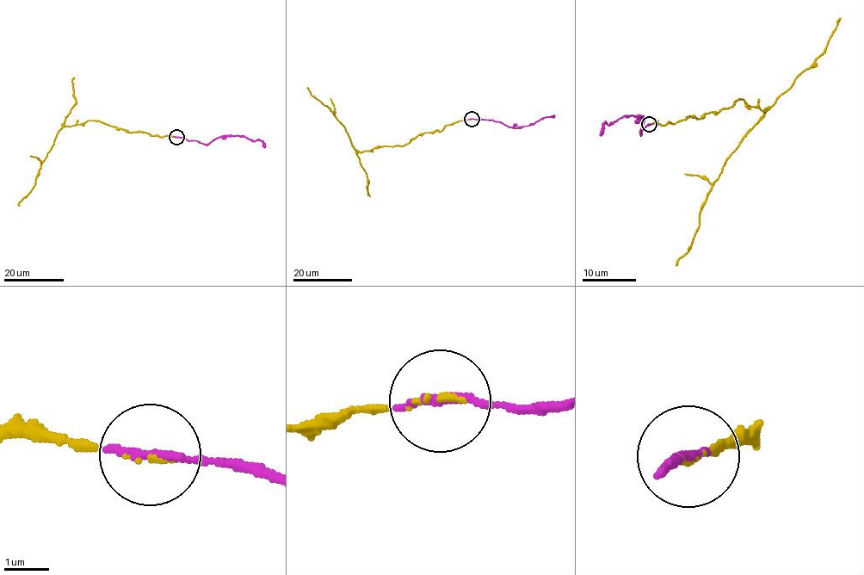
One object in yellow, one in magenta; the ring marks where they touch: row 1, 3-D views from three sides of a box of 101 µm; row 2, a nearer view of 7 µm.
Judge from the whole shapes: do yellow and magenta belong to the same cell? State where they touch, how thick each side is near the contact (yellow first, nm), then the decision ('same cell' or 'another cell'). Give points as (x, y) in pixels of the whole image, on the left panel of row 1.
place (176, 137); calibres 90 and 240 nm; same cell

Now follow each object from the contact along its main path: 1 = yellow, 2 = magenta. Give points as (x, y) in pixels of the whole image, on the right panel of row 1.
1: (650, 125), (701, 118), (732, 107), (738, 99), (766, 111), (723, 167), (700, 213), (698, 230), (675, 265)
2: (650, 124), (641, 128), (641, 134), (642, 116), (625, 115), (607, 125), (604, 123), (600, 136)

